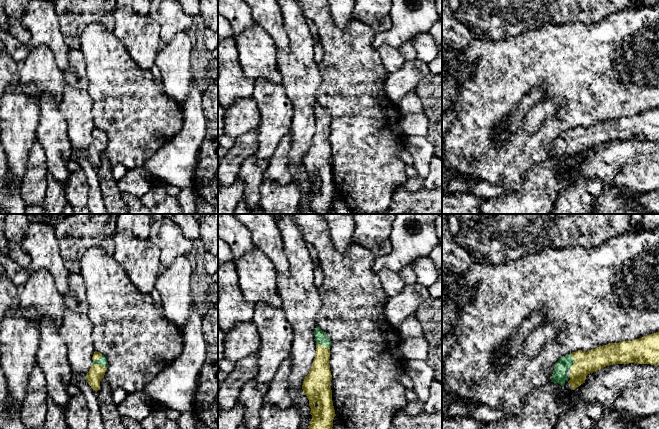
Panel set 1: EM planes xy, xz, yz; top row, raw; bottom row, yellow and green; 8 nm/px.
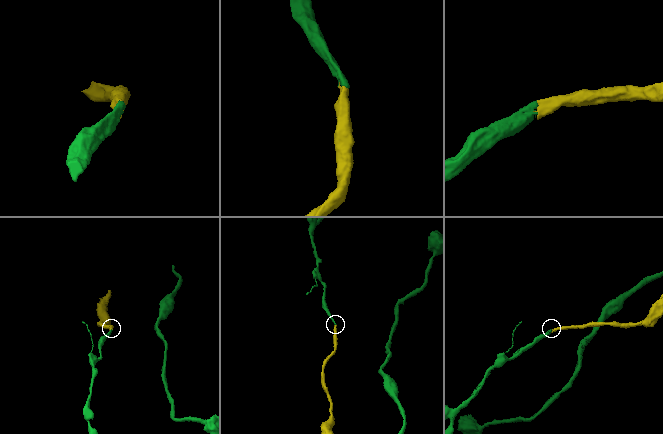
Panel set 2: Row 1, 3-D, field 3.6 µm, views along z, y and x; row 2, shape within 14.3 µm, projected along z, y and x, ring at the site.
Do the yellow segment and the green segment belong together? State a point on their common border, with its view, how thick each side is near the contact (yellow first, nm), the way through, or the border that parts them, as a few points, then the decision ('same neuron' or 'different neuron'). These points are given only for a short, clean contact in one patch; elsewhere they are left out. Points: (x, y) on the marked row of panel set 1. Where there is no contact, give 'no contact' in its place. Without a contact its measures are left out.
contact yz (574, 360); calibres 180 and 120 nm; way yz (588, 362), (574, 360), (559, 375); same neuron

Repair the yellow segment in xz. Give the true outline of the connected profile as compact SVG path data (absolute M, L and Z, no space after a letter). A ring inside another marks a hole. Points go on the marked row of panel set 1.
M318 326L314 330L316 355L302 385L303 393L311 408L309 429L332 429L336 416L330 382L332 375L329 366L331 341Z

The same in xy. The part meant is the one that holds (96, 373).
M95 351L92 357L93 364L86 374L86 381L96 392L100 388L100 381L104 377L107 370L108 362L104 355Z

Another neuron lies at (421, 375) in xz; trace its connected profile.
M408 360L404 364L404 370L418 399L425 402L430 395L430 385L434 380L433 369L426 361Z

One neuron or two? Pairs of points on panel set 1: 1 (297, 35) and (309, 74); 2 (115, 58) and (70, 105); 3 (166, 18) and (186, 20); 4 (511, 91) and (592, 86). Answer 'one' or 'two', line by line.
1: one
2: two
3: one
4: one

